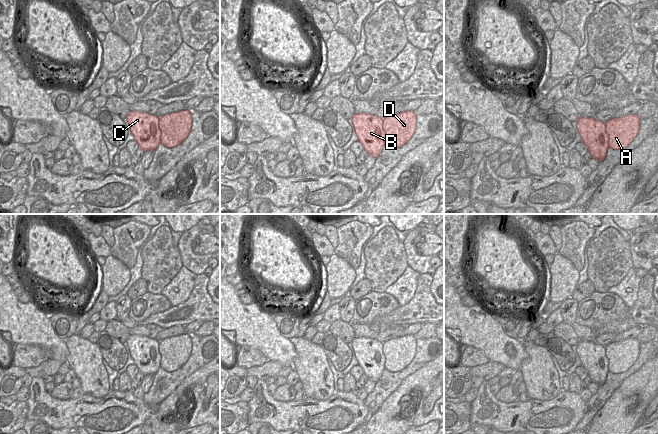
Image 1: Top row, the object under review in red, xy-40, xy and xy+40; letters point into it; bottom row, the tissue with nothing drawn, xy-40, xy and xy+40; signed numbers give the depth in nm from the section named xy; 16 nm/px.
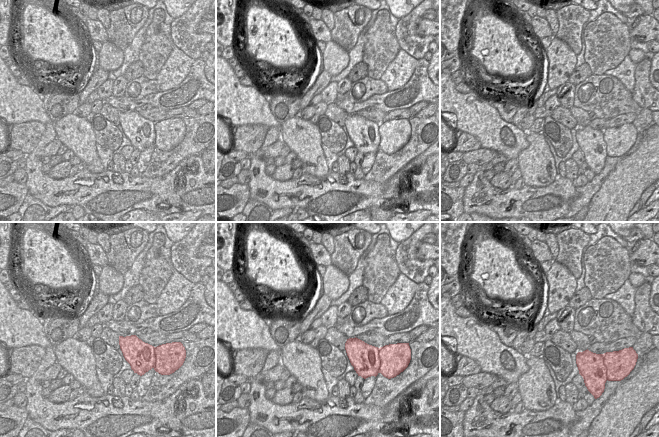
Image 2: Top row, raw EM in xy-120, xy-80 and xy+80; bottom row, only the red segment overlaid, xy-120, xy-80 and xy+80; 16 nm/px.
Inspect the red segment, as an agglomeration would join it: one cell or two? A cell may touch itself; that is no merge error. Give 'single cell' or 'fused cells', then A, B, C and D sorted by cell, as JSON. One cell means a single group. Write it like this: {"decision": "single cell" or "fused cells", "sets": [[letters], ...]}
{"decision": "single cell", "sets": [["A", "B", "C", "D"]]}

